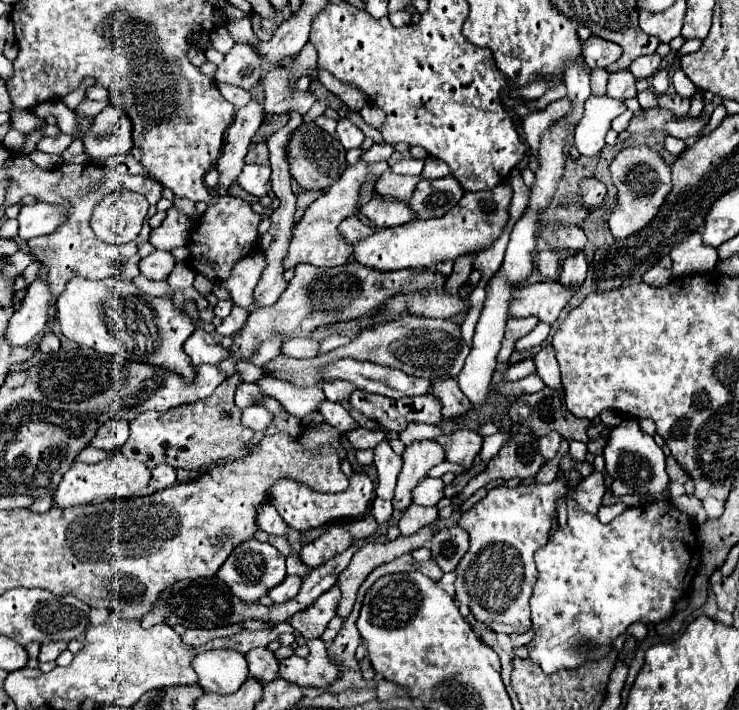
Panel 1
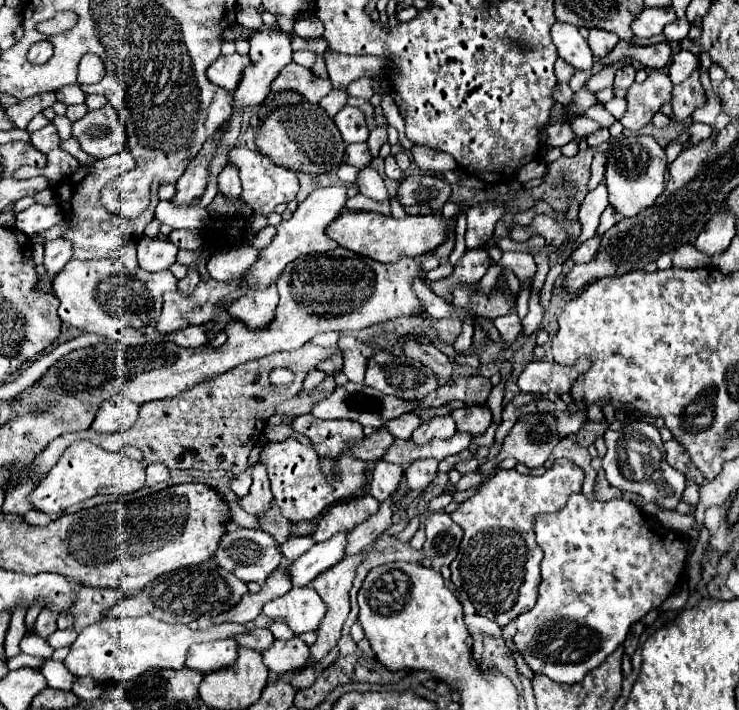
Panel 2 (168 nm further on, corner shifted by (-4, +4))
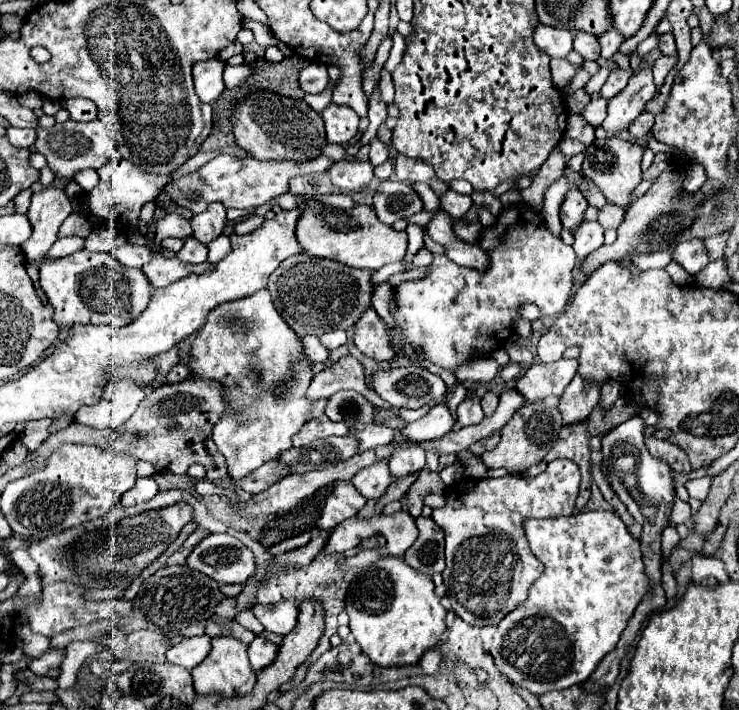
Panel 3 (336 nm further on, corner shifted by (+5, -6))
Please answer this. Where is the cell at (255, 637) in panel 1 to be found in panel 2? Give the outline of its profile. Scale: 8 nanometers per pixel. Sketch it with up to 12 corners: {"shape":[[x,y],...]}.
{"shape":[[104,617],[64,665],[102,685],[184,669],[192,643],[246,625],[192,631],[146,617]]}

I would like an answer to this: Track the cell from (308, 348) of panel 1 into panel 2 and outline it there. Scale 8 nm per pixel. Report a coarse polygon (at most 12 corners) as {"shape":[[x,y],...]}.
{"shape":[[322,333],[312,339],[314,345],[334,347],[340,333]]}

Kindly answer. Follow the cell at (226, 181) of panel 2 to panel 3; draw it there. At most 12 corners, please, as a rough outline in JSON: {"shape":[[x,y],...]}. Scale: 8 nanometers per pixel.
{"shape":[[221,203],[191,219],[193,237],[209,243],[223,233],[227,219]]}

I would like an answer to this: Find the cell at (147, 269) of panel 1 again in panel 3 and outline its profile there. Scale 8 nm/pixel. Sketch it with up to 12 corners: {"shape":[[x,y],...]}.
{"shape":[[125,243],[113,255],[125,267],[149,263],[145,245]]}

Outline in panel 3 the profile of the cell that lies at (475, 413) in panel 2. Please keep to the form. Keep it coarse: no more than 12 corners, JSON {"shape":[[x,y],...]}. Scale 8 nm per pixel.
{"shape":[[483,387],[457,407],[457,421],[463,427],[485,417],[479,405]]}

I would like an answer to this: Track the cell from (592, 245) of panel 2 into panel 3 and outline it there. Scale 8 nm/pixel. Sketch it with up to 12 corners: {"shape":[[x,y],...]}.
{"shape":[[583,221],[573,249],[579,259],[603,245],[603,227]]}

